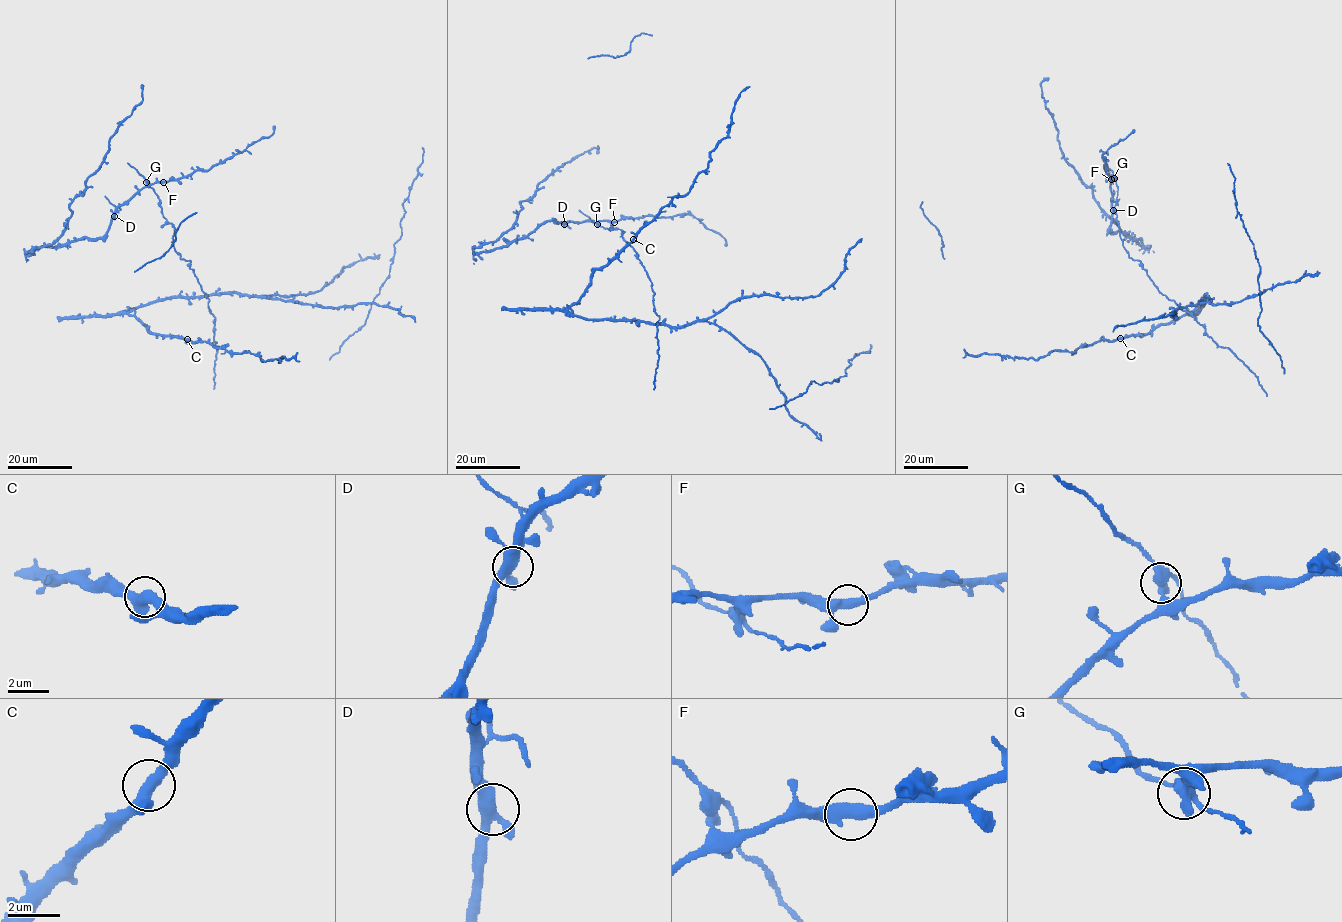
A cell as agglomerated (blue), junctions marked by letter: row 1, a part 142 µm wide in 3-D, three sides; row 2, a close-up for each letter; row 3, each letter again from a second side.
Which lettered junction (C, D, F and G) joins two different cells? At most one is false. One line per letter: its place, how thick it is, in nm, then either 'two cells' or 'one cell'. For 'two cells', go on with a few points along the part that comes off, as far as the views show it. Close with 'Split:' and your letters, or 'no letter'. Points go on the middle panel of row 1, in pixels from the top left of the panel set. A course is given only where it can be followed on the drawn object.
C: (633, 239) | 400 nm | one cell
D: (564, 224) | 400 nm | one cell
F: (614, 222) | 380 nm | one cell
G: (597, 224) | 380 nm | one cell
Split: no letter

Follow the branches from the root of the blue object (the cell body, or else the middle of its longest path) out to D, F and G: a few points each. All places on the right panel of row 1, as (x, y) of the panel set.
D: (1118, 193), (1115, 178), (1110, 183), (1113, 210)
F: (1118, 193), (1115, 178), (1111, 179)
G: (1118, 193), (1114, 178)

